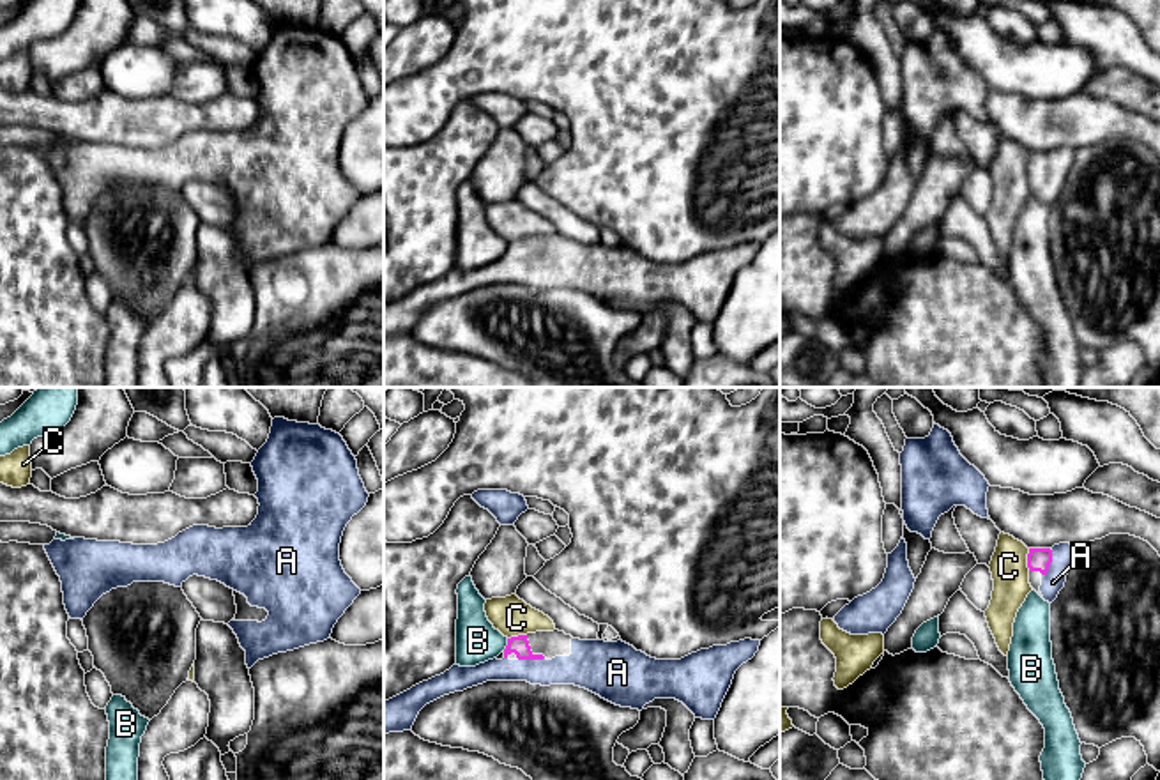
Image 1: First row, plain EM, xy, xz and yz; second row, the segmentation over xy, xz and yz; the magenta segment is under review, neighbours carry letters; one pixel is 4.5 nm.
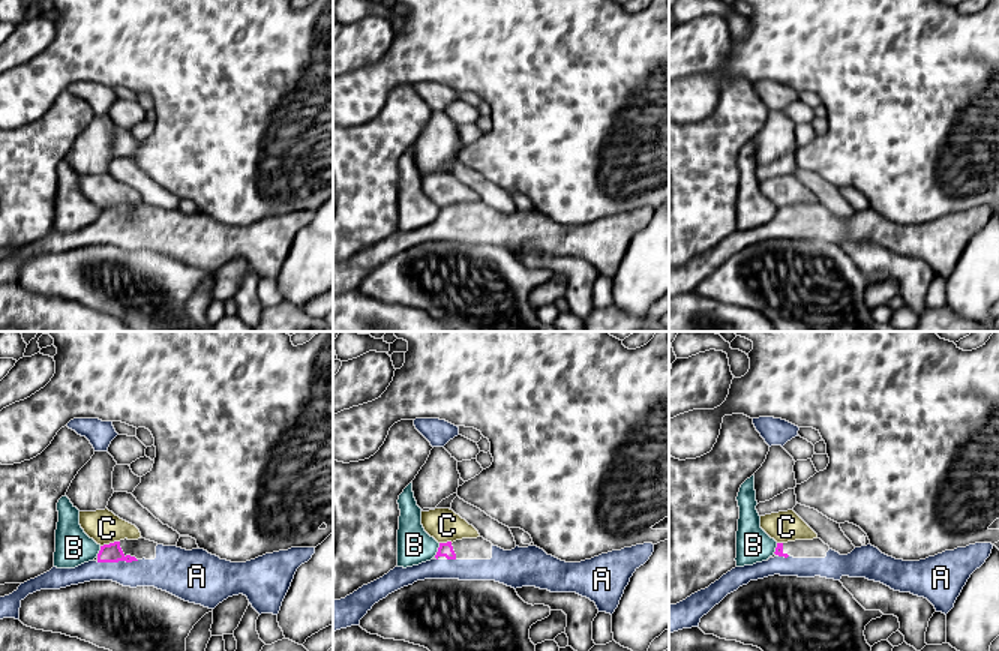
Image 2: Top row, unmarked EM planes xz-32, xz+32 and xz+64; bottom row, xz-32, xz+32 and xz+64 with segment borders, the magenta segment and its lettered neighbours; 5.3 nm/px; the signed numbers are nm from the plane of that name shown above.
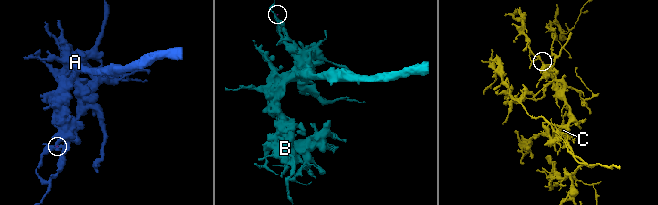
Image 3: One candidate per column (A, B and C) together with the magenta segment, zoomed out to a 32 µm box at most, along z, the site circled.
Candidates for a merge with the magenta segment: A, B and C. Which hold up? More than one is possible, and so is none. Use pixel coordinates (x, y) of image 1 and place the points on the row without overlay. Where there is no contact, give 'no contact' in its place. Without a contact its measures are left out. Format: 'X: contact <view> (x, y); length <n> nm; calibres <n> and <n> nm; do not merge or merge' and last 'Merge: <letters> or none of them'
A: contact yz (1051, 165); length 130 nm; calibres 110 and 100 nm; merge
B: contact xz (506, 250); length 70 nm; calibres 80 and 190 nm; do not merge
C: contact yz (1028, 163); length 100 nm; calibres 110 and 170 nm; do not merge
Merge: A

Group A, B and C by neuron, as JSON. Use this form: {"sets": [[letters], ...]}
{"sets": [["A"], ["B"], ["C"]]}

